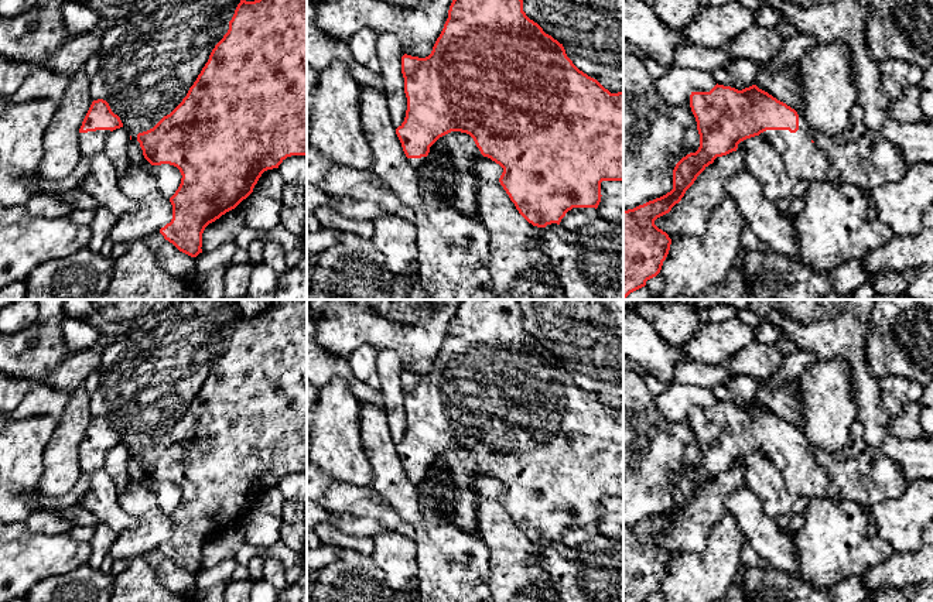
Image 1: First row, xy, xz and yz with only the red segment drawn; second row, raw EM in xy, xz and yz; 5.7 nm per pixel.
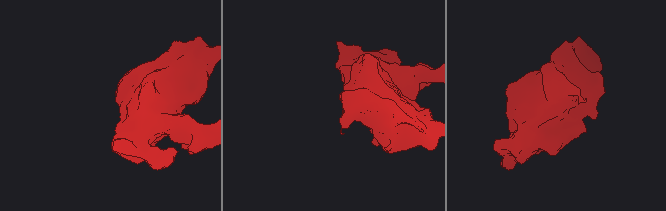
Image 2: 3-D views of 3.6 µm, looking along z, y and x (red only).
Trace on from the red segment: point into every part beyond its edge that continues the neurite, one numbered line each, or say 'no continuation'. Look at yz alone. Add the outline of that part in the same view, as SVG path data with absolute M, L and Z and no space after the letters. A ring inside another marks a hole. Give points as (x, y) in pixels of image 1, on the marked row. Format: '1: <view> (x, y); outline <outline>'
1: yz (803, 161); outline M799 116L799 130L796 133L789 130L766 130L759 136L775 147L785 164L786 174L793 181L843 182L827 157L811 141L813 133L803 117Z

